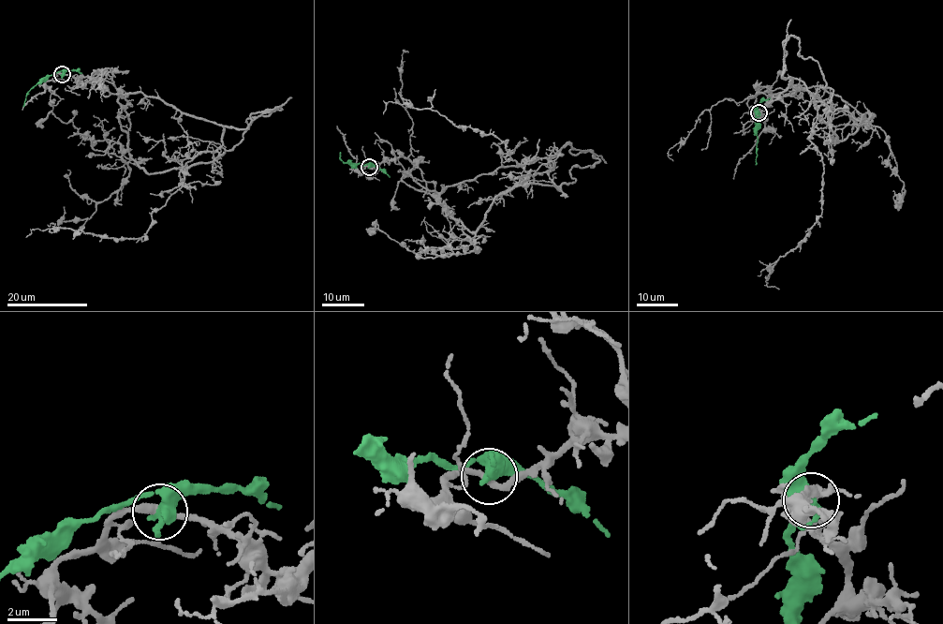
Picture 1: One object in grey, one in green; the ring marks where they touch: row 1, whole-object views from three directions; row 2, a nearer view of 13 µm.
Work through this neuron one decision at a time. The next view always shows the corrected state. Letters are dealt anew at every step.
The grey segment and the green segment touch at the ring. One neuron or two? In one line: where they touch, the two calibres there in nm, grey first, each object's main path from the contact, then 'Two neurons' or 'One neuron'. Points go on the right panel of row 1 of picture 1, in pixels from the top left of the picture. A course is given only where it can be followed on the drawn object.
Place: (758, 112). Thickness 260 nm (grey) against 480 nm. Course of grey: (758, 112), (758, 93), (806, 90), (861, 124), (841, 141), (817, 117), (821, 214), (770, 272), (779, 289). Course of green: (758, 112), (754, 112), (756, 165). One neuron

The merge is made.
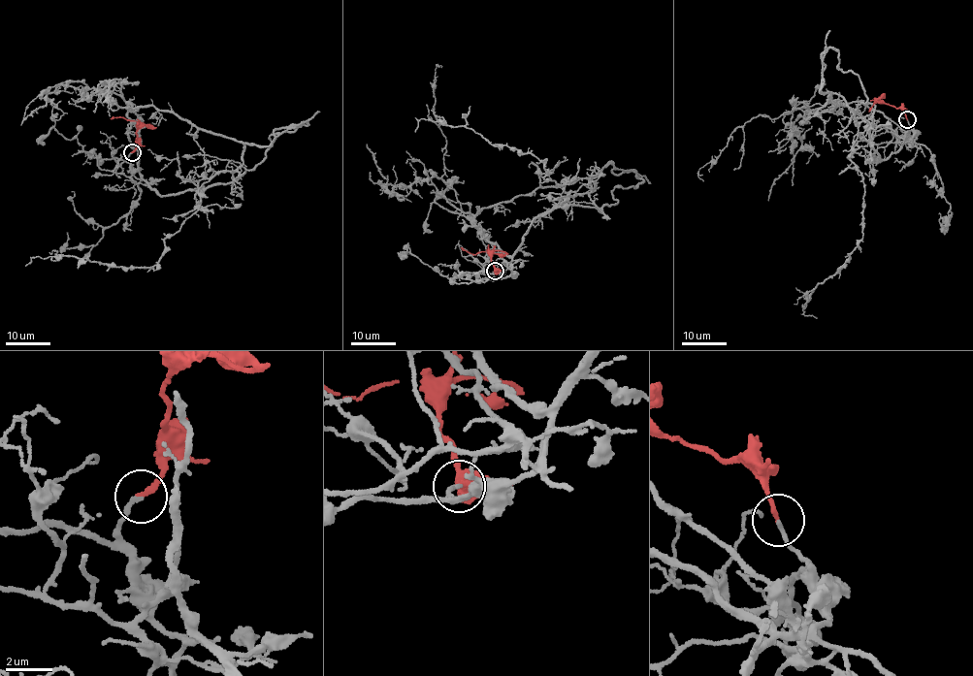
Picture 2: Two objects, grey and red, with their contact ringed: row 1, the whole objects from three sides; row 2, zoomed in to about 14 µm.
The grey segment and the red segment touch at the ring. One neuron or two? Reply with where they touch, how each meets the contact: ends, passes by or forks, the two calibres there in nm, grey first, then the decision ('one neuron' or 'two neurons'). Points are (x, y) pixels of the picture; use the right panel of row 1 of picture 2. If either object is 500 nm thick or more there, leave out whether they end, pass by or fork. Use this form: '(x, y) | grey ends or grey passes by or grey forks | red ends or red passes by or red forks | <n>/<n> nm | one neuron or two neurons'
(907, 119) | grey ends | red ends | 180/200 nm | one neuron

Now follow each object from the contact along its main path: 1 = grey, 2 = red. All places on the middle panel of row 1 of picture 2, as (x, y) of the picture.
1: (494, 272), (561, 207), (567, 180), (470, 128), (421, 118), (415, 131)
2: (494, 272), (497, 271), (487, 251), (475, 254), (460, 247)

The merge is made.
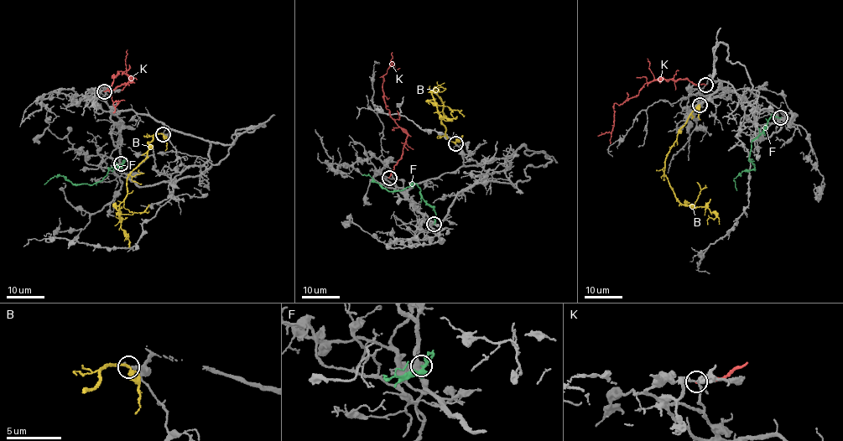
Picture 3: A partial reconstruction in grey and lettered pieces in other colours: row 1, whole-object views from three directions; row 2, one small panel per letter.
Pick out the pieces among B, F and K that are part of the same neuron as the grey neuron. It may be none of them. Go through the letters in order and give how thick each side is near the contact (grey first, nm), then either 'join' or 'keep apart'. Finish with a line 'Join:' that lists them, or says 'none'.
B: calibres 170 and 200 nm; join
F: calibres 280 and 170 nm; keep apart
K: calibres 170 and 170 nm; keep apart
Join: B

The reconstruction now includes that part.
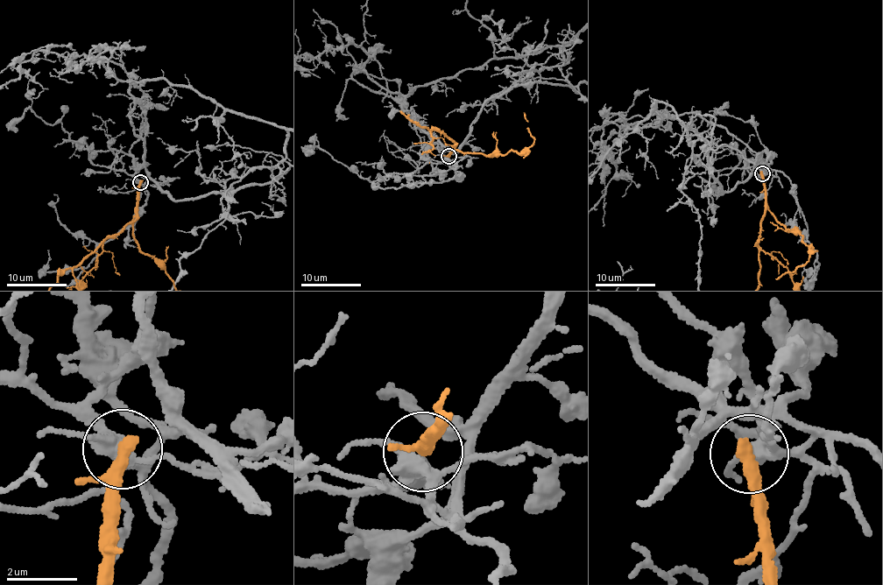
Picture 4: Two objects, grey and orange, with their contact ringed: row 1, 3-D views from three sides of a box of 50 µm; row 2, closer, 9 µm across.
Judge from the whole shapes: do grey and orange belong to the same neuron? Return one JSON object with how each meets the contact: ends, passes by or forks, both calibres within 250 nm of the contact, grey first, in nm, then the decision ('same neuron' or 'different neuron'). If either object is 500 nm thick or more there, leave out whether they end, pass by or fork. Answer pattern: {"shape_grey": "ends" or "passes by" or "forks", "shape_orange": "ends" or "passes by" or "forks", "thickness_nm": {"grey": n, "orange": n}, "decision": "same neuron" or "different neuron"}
{"shape_grey": "forks", "shape_orange": "passes by", "thickness_nm": {"grey": 320, "orange": 300}, "decision": "different neuron"}

